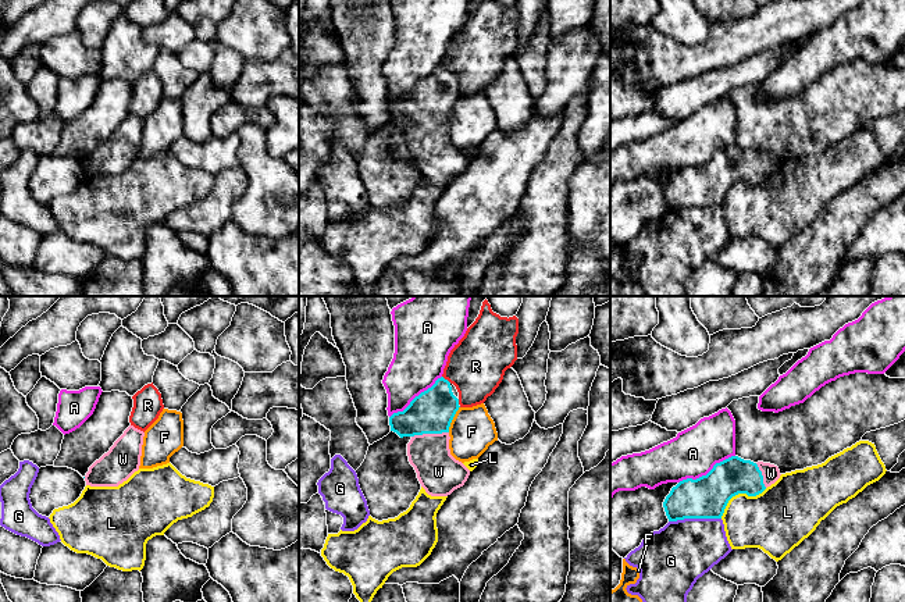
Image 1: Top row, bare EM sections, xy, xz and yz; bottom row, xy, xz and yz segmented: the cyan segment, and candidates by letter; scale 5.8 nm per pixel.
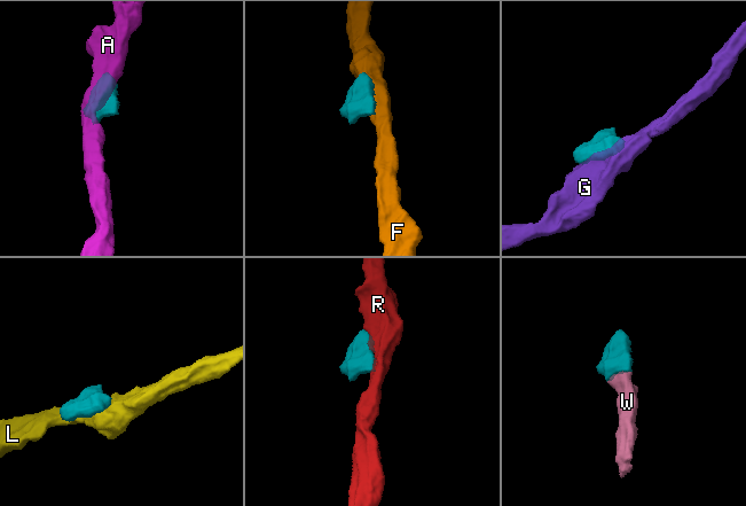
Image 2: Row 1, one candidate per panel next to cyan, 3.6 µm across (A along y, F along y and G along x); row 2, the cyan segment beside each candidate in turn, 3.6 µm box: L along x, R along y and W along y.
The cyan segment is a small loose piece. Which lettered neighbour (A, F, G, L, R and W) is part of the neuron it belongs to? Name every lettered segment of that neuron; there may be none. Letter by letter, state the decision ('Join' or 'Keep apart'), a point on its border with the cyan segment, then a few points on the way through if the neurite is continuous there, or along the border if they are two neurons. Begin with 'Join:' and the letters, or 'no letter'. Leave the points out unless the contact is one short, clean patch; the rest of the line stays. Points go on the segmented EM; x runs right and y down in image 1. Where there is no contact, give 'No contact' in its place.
Join: W
A: Keep apart. Touches cyan at yz (708, 473)
F: Keep apart. Touches cyan at xz (452, 419)
G: Keep apart. Touches cyan at yz (694, 517)
L: Keep apart. Touches cyan at yz (738, 492)
R: Keep apart. Touches cyan at xz (446, 380)
W: Join. Touches cyan at xz (430, 433). Path across: xz (431, 412), (430, 433), (430, 456), (438, 472)

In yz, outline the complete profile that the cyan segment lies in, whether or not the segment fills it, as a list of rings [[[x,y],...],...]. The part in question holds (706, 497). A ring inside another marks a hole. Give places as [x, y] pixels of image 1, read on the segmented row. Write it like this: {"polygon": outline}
{"polygon": [[[731,456],[716,463],[706,475],[696,480],[687,478],[680,481],[666,496],[663,507],[669,521],[684,519],[721,519],[724,509],[733,496],[738,494],[756,496],[774,484],[780,475],[780,470],[774,464],[763,462],[753,463],[738,456]]]}

